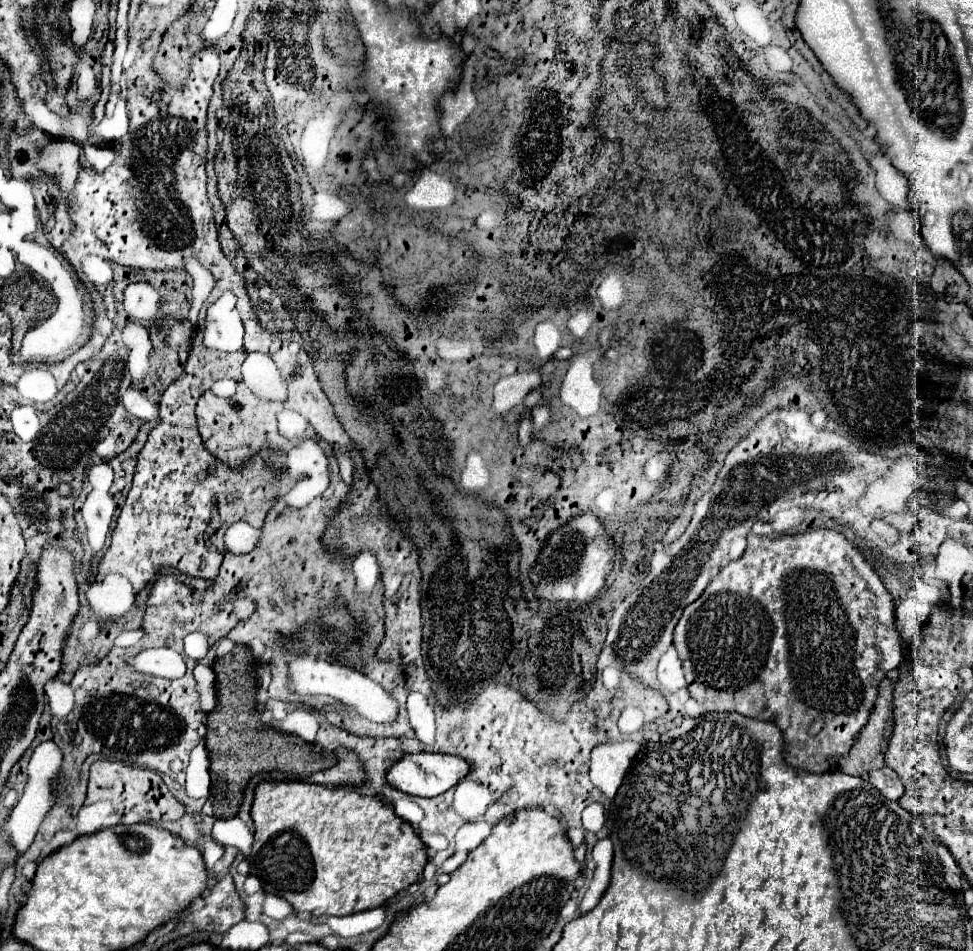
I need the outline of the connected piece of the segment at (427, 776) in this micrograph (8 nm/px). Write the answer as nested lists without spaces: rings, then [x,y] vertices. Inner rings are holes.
[[[419,752],[419,754],[405,754],[403,760],[395,762],[387,772],[387,782],[405,794],[433,798],[433,796],[439,796],[439,794],[447,792],[449,788],[453,788],[461,778],[467,776],[467,772],[471,772],[471,766],[467,760],[461,760],[459,756]]]

